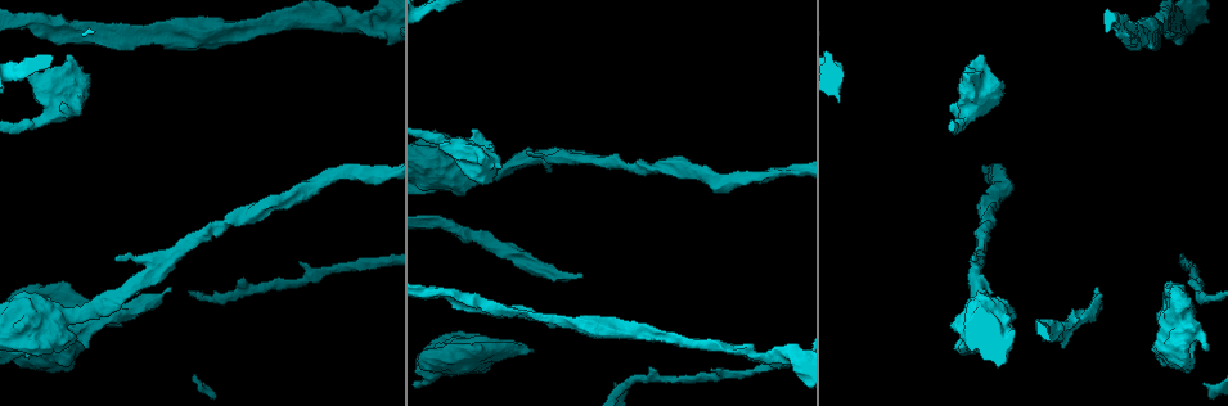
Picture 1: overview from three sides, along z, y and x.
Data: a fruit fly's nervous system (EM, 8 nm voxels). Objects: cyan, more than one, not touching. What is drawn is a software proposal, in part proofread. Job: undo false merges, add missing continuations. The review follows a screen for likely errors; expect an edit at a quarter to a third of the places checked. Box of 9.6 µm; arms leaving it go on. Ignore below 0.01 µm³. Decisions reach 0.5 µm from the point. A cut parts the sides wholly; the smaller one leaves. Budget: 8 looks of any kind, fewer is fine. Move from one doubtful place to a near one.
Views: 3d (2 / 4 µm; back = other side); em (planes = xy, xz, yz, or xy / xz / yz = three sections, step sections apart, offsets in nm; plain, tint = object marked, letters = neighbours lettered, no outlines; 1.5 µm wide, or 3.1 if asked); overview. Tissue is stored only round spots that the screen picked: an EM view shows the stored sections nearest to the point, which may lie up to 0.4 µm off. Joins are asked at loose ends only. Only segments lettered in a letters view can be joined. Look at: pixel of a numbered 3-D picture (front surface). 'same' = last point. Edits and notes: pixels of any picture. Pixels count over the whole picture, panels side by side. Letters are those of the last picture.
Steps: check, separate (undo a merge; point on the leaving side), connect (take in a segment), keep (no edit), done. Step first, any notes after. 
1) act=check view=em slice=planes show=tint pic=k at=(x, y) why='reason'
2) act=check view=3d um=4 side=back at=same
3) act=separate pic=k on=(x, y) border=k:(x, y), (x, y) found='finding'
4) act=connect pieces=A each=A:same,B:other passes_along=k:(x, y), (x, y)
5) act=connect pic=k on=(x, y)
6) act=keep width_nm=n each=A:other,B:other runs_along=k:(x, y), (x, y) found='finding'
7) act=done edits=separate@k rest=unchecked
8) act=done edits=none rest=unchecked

act=check view=3d um=2 pic=1 at=(579, 278) why='an open end'

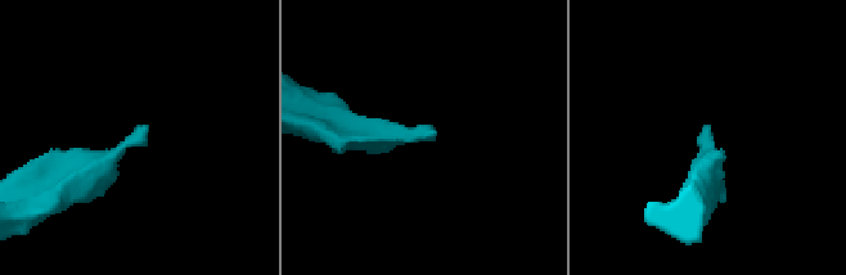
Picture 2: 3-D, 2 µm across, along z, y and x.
act=check view=em slice=xy step=4 show=tint pic=2 at=(143, 143) why='shape alone is not enough'

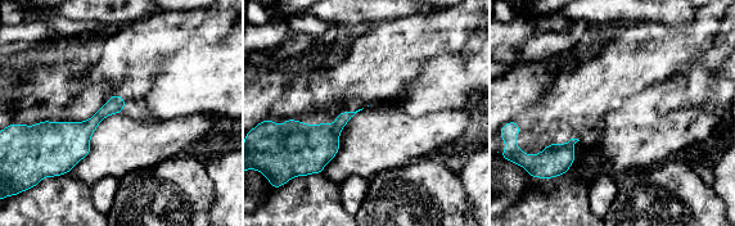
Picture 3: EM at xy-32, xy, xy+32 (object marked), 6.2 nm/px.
act=check view=em slice=planes show=letters at=same why='another direction'

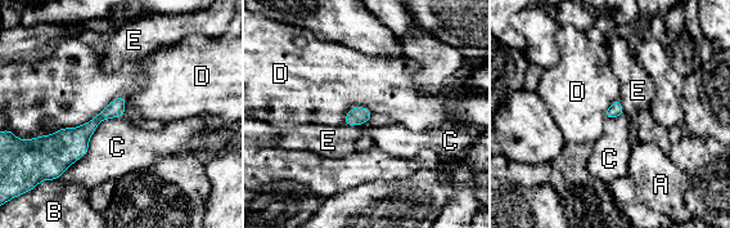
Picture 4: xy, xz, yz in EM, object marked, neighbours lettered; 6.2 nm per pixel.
act=connect pieces=E longest_contact=D:650nm each=A:other,B:other,C:other,D:other,E:same found='the neuron continues'

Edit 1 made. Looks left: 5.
act=check view=overview

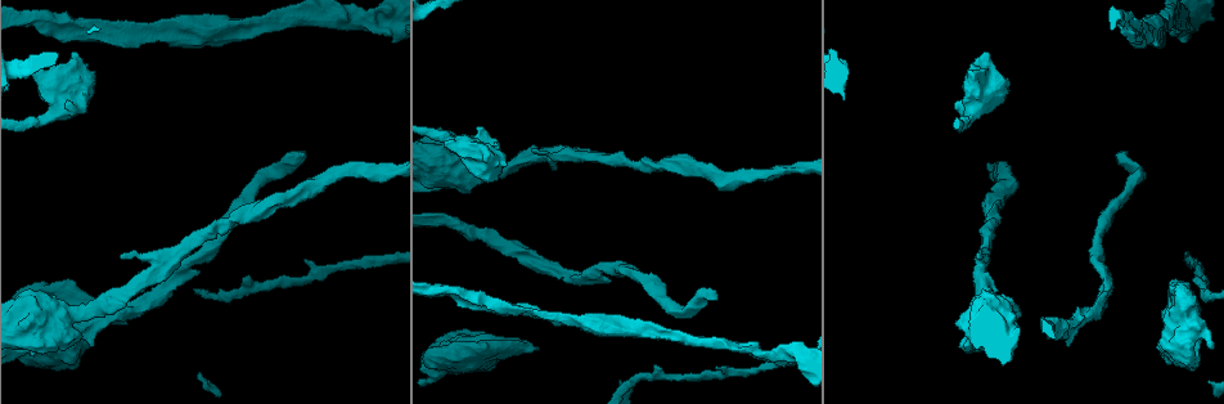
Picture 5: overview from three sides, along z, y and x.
act=check view=3d um=2 pic=5 at=(125, 323) why='thick end'

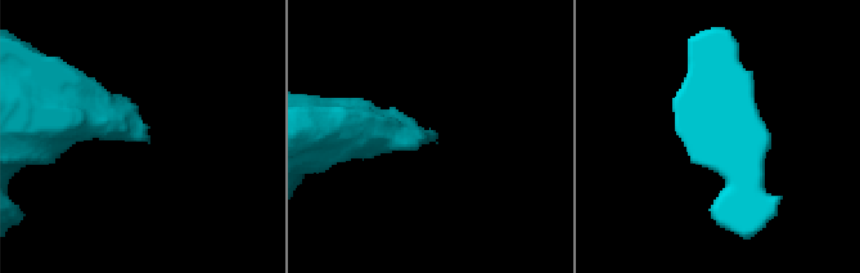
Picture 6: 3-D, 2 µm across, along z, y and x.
act=check view=em slice=planes show=letters pic=6 at=(433, 139)

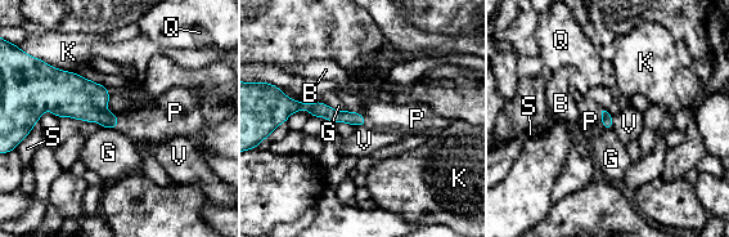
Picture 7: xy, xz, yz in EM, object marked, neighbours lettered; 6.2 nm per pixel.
act=connect pieces=P each=B:other,G:other,K:other,P:same,Q:other,S:other,V:other passes_along=7:(319, 110), (359, 113), (377, 112) found='the neuron continues'

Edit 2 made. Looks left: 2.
act=done edits=connect@4,connect@7 rest=unchecked

